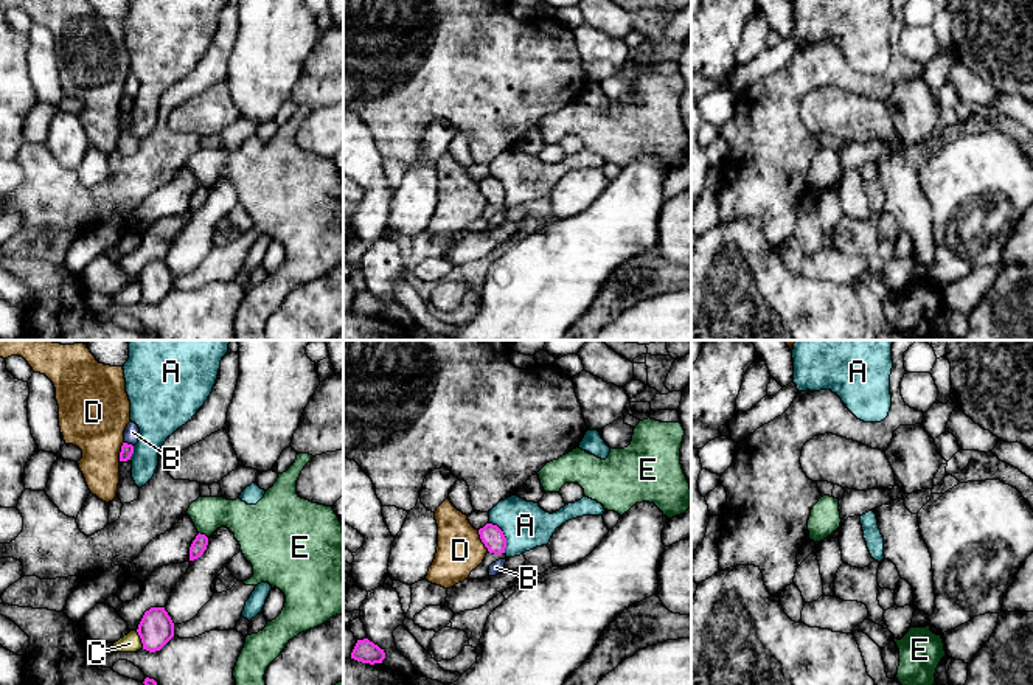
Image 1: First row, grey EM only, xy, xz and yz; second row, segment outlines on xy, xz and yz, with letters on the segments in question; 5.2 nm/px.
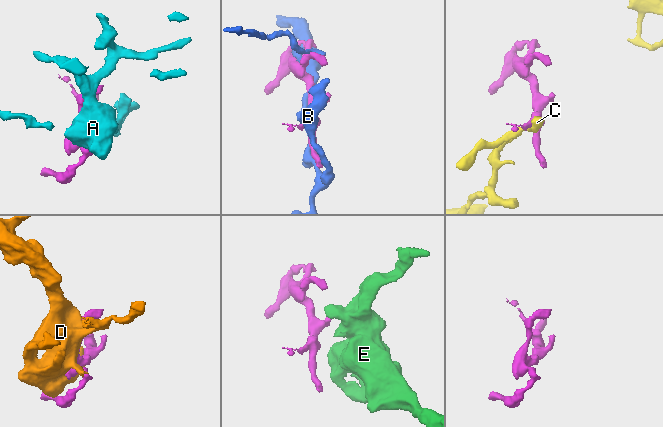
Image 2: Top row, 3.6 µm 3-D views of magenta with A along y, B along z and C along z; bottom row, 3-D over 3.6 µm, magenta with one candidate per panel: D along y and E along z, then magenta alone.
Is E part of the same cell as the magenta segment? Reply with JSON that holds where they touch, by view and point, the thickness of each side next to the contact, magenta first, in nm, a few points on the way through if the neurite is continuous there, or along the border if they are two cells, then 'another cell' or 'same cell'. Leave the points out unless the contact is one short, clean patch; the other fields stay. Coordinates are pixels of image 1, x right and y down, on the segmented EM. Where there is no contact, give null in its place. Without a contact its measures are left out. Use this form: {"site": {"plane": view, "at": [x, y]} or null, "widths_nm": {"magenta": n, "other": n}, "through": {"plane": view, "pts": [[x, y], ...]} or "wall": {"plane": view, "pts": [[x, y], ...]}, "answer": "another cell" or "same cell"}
{"site": {"plane": "xy", "at": [204, 535]}, "widths_nm": {"magenta": 80, "other": 200}, "wall": {"plane": "xy", "pts": [[199, 532], [207, 538]]}, "answer": "another cell"}

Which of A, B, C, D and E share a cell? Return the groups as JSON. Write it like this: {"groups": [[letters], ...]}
{"groups": [["A"], ["B"], ["C"], ["D"], ["E"]]}

